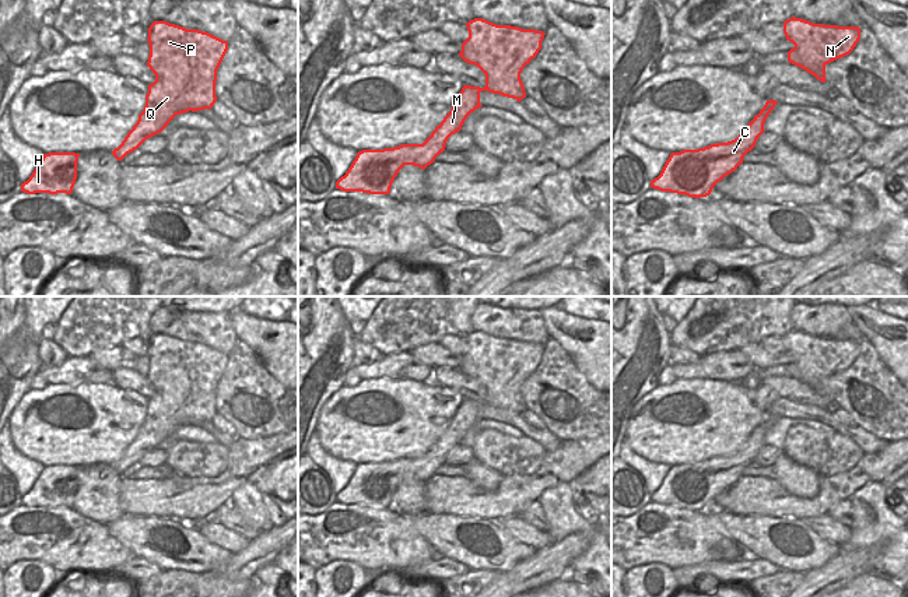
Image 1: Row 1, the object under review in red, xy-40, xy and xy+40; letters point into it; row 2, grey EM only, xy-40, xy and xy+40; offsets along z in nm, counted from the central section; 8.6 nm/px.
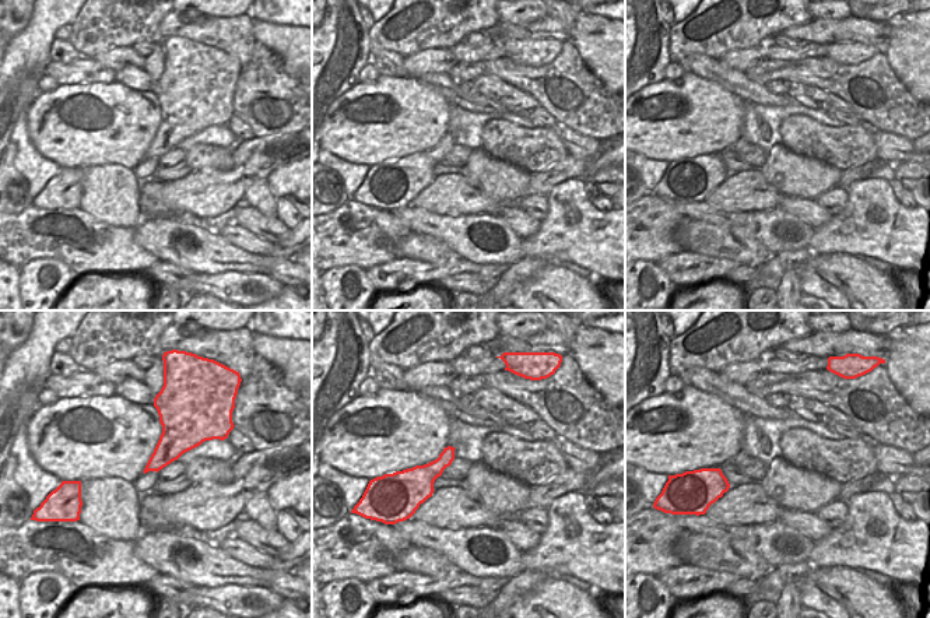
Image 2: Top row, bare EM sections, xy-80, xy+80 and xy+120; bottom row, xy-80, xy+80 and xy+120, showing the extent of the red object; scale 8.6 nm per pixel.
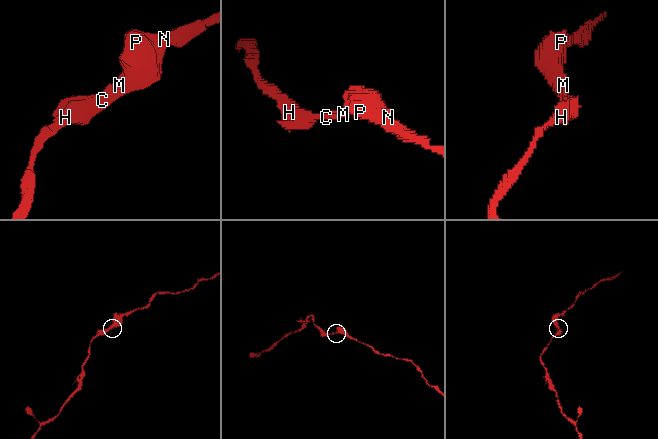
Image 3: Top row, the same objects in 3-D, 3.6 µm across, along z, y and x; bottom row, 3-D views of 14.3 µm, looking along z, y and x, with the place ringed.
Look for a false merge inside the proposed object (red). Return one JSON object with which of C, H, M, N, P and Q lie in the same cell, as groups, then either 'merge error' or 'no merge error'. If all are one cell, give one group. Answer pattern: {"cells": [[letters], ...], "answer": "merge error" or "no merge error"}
{"cells": [["C", "H", "M", "N", "P", "Q"]], "answer": "no merge error"}

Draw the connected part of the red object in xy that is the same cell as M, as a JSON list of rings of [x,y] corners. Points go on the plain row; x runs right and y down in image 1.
[[[483,331],[466,337],[469,351],[459,369],[485,387],[485,400],[463,398],[451,425],[423,457],[402,457],[383,463],[357,466],[351,480],[336,495],[343,505],[389,508],[404,478],[425,482],[445,464],[448,452],[460,445],[467,429],[481,421],[480,405],[488,404],[522,414],[526,410],[520,386],[541,362],[543,344],[497,338]]]

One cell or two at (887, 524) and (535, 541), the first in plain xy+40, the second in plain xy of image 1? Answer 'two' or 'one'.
two

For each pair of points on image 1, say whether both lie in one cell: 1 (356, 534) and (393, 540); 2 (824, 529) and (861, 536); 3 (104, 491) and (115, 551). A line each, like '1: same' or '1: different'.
1: same
2: different
3: different

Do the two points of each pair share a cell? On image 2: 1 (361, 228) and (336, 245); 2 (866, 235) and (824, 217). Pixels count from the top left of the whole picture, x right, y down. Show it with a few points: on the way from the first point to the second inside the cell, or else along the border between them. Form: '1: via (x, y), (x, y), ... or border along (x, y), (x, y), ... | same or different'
1: via (355, 234), (341, 239) | same
2: border along (834, 216), (814, 228) | different

